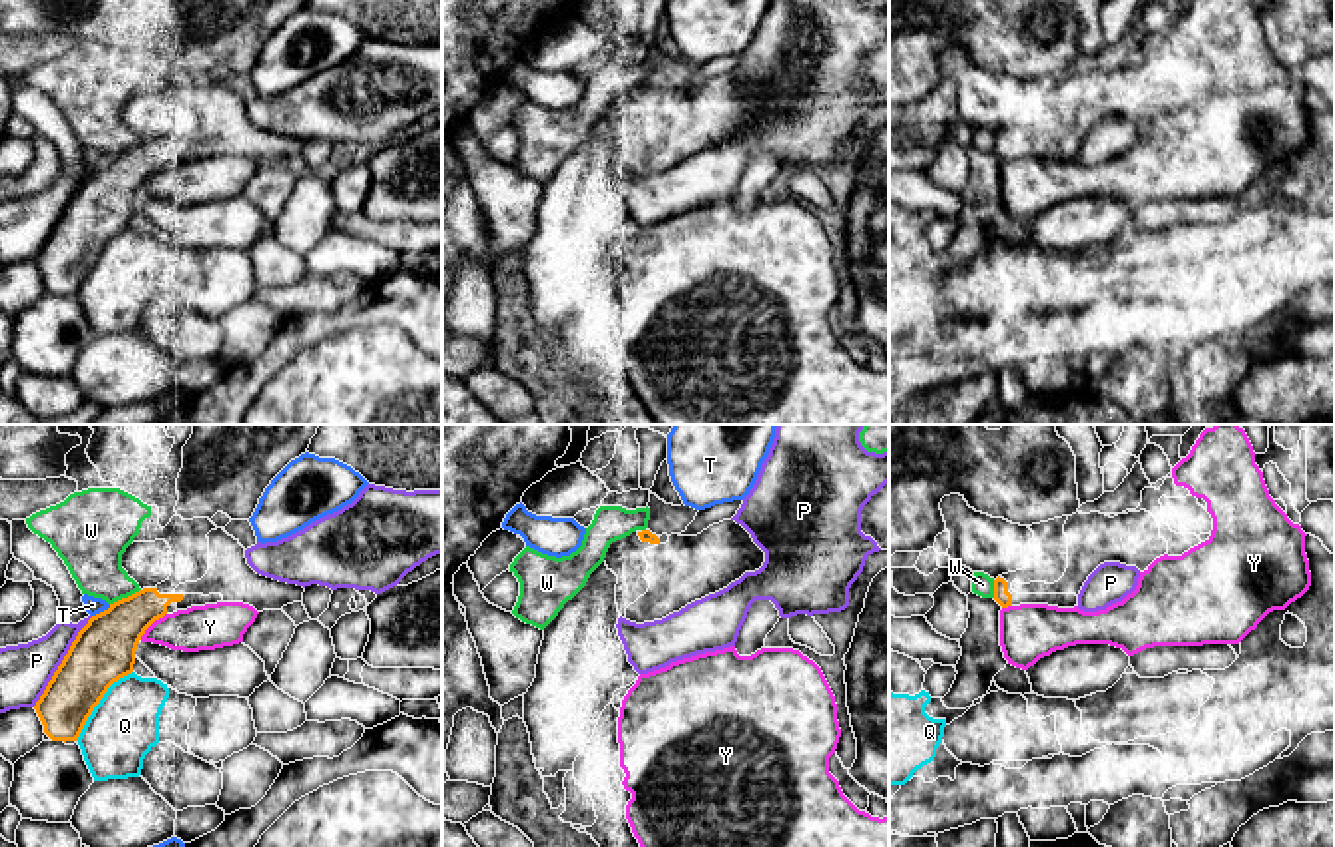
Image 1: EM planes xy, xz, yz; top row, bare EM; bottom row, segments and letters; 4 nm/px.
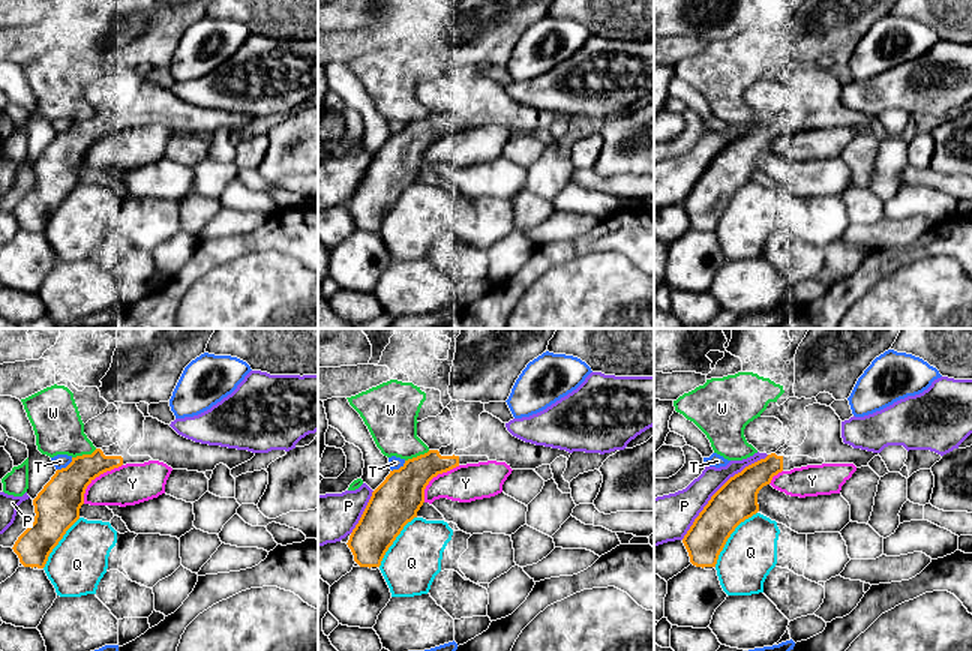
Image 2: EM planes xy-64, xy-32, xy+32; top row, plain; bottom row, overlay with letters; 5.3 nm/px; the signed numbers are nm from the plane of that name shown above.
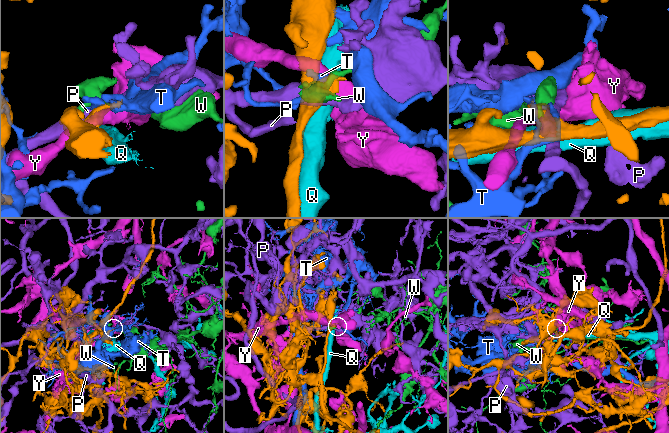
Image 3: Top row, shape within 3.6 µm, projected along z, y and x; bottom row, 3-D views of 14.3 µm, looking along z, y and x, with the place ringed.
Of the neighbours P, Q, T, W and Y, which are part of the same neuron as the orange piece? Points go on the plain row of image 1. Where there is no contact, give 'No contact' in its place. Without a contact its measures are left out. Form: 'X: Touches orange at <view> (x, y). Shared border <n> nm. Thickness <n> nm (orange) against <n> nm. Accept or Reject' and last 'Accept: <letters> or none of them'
P: Touches orange at xy (62, 216). Shared border 440 nm. Thickness 260 nm (orange) against 200 nm. Reject
Q: Touches orange at xy (98, 256). Shared border 360 nm. Thickness 260 nm (orange) against 280 nm. Reject
T: Touches orange at xy (100, 166). Shared border 90 nm. Thickness 260 nm (orange) against 70 nm. Reject
W: Touches orange at xy (124, 152). Shared border 140 nm. Thickness 260 nm (orange) against 240 nm. Reject
Y: Touches orange at xy (152, 176). Shared border 160 nm. Thickness 260 nm (orange) against 180 nm. Reject
Accept: none of them

